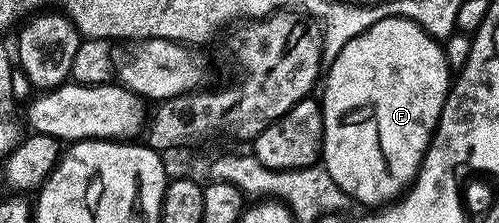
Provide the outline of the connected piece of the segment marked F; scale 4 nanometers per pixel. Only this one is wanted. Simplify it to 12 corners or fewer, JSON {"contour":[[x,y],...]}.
{"contour":[[382,17],[332,59],[337,98],[381,94],[381,162],[323,158],[354,203],[417,181],[445,102],[445,47]]}

